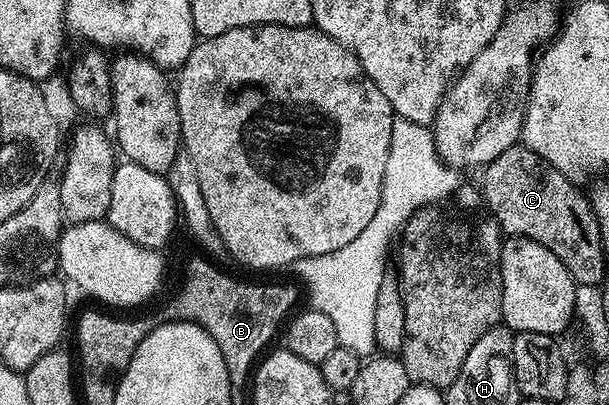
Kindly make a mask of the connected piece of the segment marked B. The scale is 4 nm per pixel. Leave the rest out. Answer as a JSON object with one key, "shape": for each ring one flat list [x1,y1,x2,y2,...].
{"shape":[[191,260,183,272,183,281,180,282,175,297,163,308,162,319,167,322,189,320,192,324,199,324,219,347,228,375,238,378,247,371,247,375,252,371,253,365,268,347,266,344,274,338,275,327,284,323,285,317,296,307,294,304,295,292,287,284,250,284,247,280,234,280,233,277,226,276,207,260]]}

